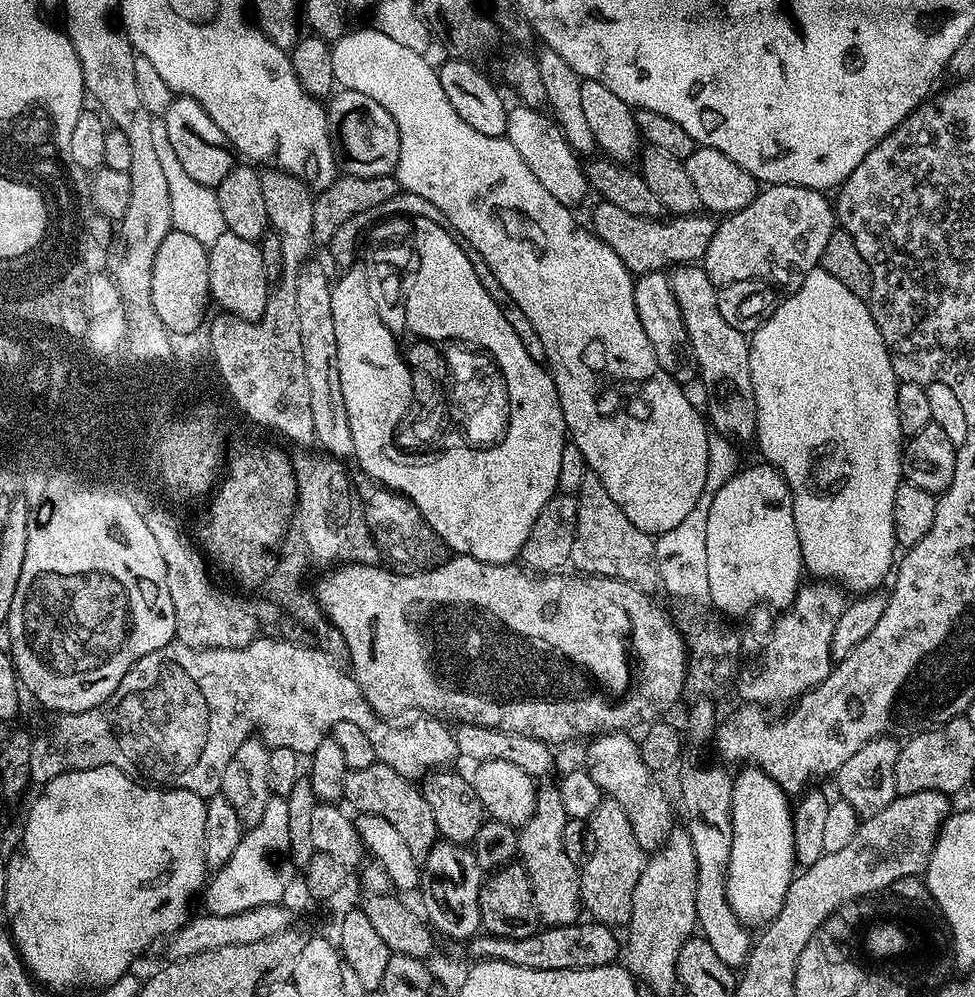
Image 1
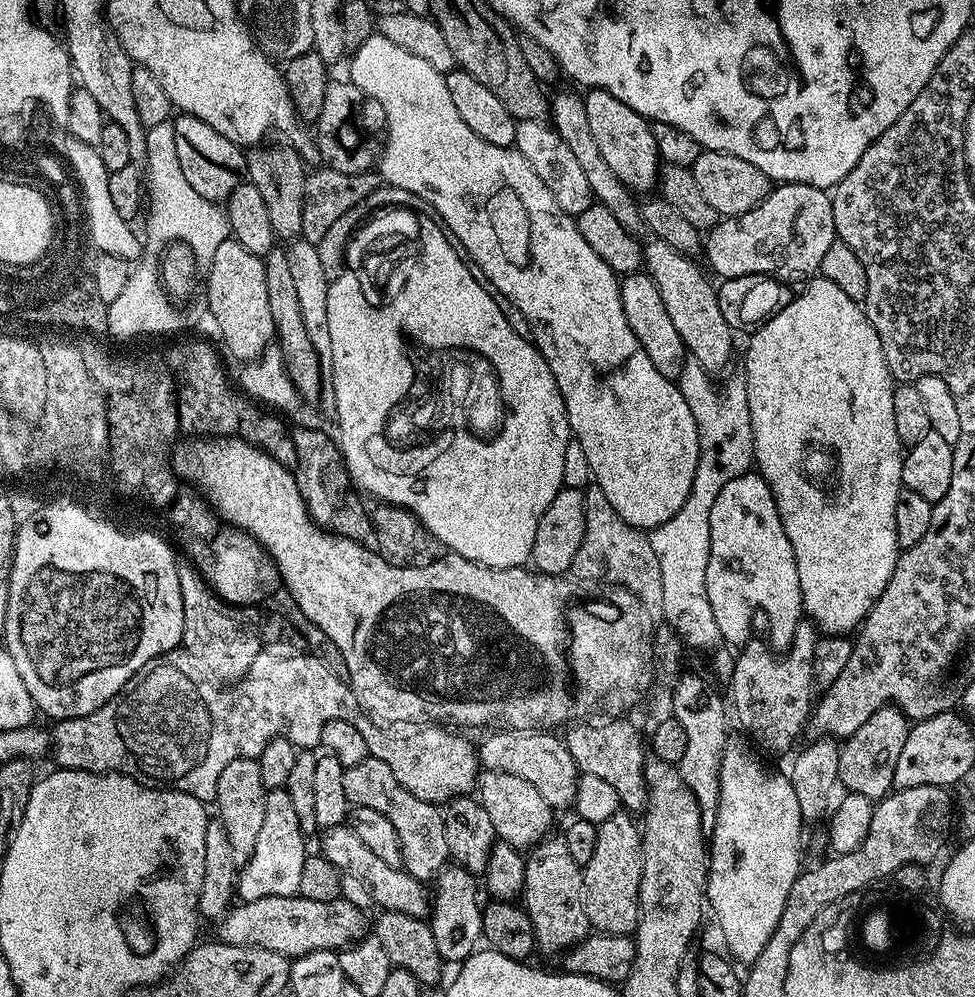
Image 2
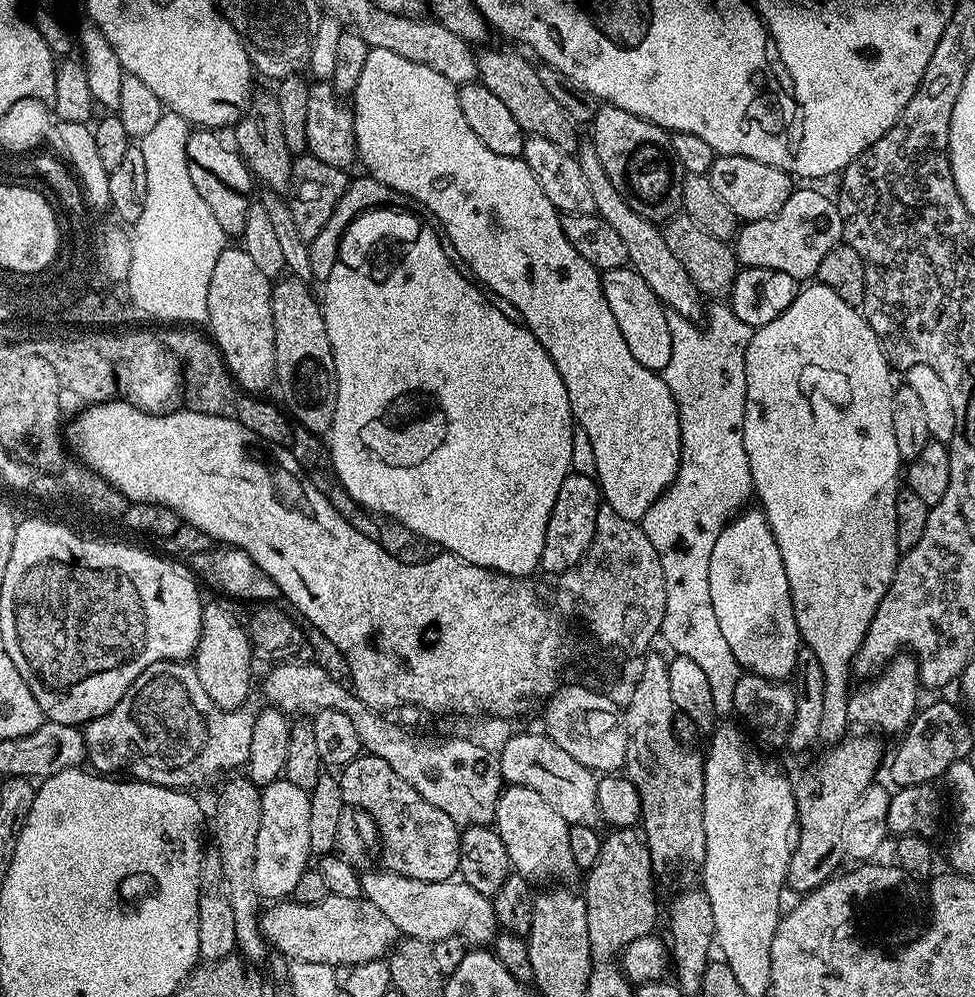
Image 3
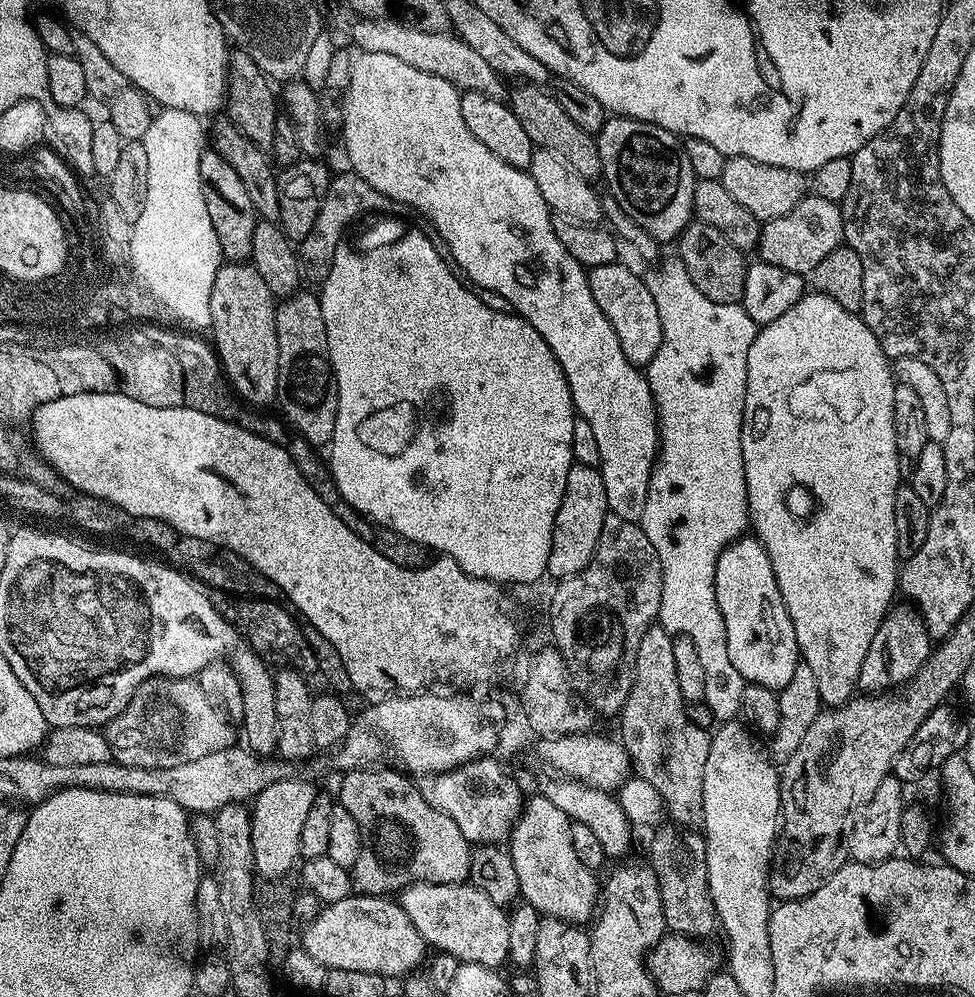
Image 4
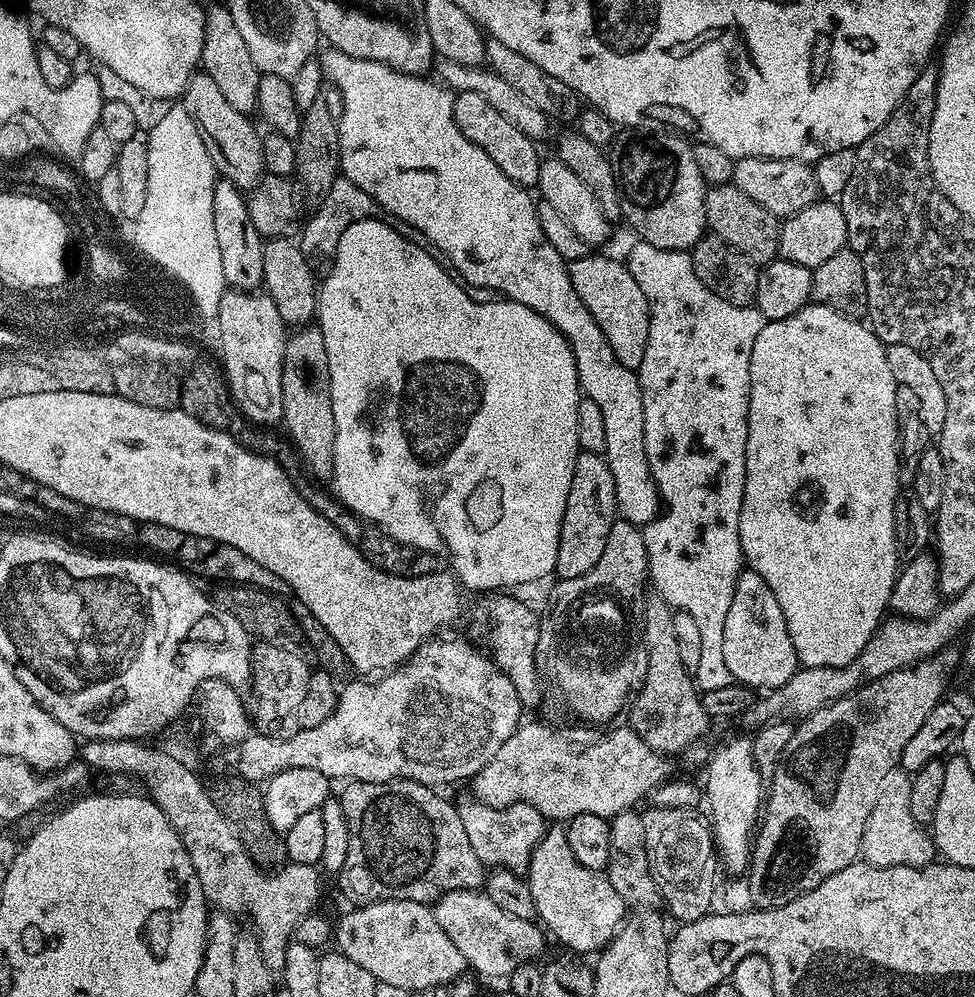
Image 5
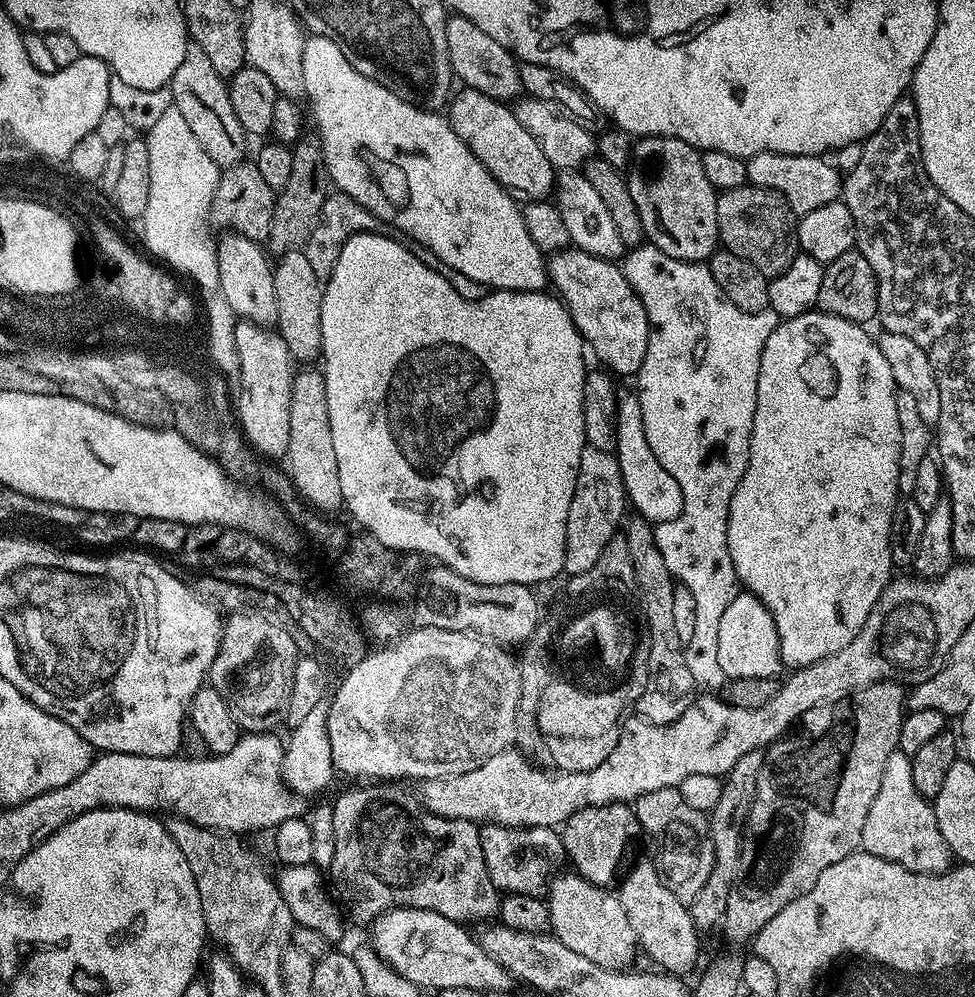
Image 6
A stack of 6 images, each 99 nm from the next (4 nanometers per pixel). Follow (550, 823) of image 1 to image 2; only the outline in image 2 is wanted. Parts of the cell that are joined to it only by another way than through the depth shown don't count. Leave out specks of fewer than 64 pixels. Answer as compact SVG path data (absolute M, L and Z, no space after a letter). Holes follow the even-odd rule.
M549 834L527 853L522 907L533 926L535 947L541 952L563 953L590 934L584 905L584 870L570 858L563 835Z

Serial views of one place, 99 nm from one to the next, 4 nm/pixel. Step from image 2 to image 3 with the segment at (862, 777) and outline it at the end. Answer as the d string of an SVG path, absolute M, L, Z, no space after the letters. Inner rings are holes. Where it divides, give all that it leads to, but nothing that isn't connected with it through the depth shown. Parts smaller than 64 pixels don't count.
M901 654L892 657L883 669L867 681L861 692L853 691L848 702L848 719L860 730L875 730L880 732L903 733L912 722L912 717L918 711L916 695L922 692L920 682L920 665L911 654Z

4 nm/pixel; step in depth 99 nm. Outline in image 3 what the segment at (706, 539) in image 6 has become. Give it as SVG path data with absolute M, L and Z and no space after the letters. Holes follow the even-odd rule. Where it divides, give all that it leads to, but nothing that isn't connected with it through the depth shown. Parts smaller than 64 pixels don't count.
M720 302L716 308L707 309L706 320L708 316L708 329L703 332L693 321L688 320L685 316L679 316L676 312L668 312L668 325L670 326L670 338L672 345L670 346L670 362L664 367L662 373L666 386L670 390L670 394L674 394L674 402L678 406L678 414L680 415L680 465L676 471L676 477L670 487L664 491L654 502L654 506L650 506L650 510L646 510L642 521L642 527L646 538L650 538L650 546L654 546L654 550L658 550L658 558L662 562L662 574L666 578L666 614L662 618L662 626L660 627L660 636L673 649L675 655L691 658L695 664L706 673L706 682L710 685L710 695L714 701L714 710L717 714L726 714L732 712L734 706L734 690L738 686L742 669L738 658L734 658L734 653L730 651L730 645L726 643L726 638L722 634L722 630L718 627L718 617L714 614L714 602L710 602L710 554L714 554L714 542L718 542L718 534L722 534L722 530L728 525L729 520L733 519L753 499L752 491L752 475L750 474L750 462L746 458L746 446L744 445L744 407L746 406L746 346L750 346L750 338L754 329L746 322L742 322L742 318L738 318L738 314L732 312L731 307L727 303Z

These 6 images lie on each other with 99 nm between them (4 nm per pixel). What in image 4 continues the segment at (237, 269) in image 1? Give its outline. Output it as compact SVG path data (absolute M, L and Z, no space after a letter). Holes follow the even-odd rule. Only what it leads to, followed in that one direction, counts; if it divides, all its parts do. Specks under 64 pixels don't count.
M248 262L221 263L218 274L214 274L214 287L210 289L210 327L211 343L214 345L219 364L223 369L229 385L243 399L248 399L252 406L273 403L276 400L278 386L278 334L276 333L277 301L272 295L270 286L258 274L258 270Z

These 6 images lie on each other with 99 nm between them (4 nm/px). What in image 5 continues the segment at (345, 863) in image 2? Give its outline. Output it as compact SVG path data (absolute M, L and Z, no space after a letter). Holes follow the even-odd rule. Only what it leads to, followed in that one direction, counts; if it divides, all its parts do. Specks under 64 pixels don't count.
M459 888L445 892L435 901L434 911L438 926L446 930L446 938L458 946L468 968L476 971L477 977L506 978L518 966L539 961L539 956L544 952L545 933L541 925L526 918L514 918L514 914L506 914L506 910L500 909L483 890Z

